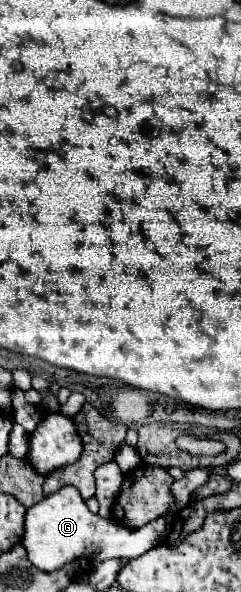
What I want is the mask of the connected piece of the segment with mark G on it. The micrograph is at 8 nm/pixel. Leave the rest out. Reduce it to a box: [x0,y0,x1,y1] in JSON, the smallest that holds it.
[21,485,169,571]

